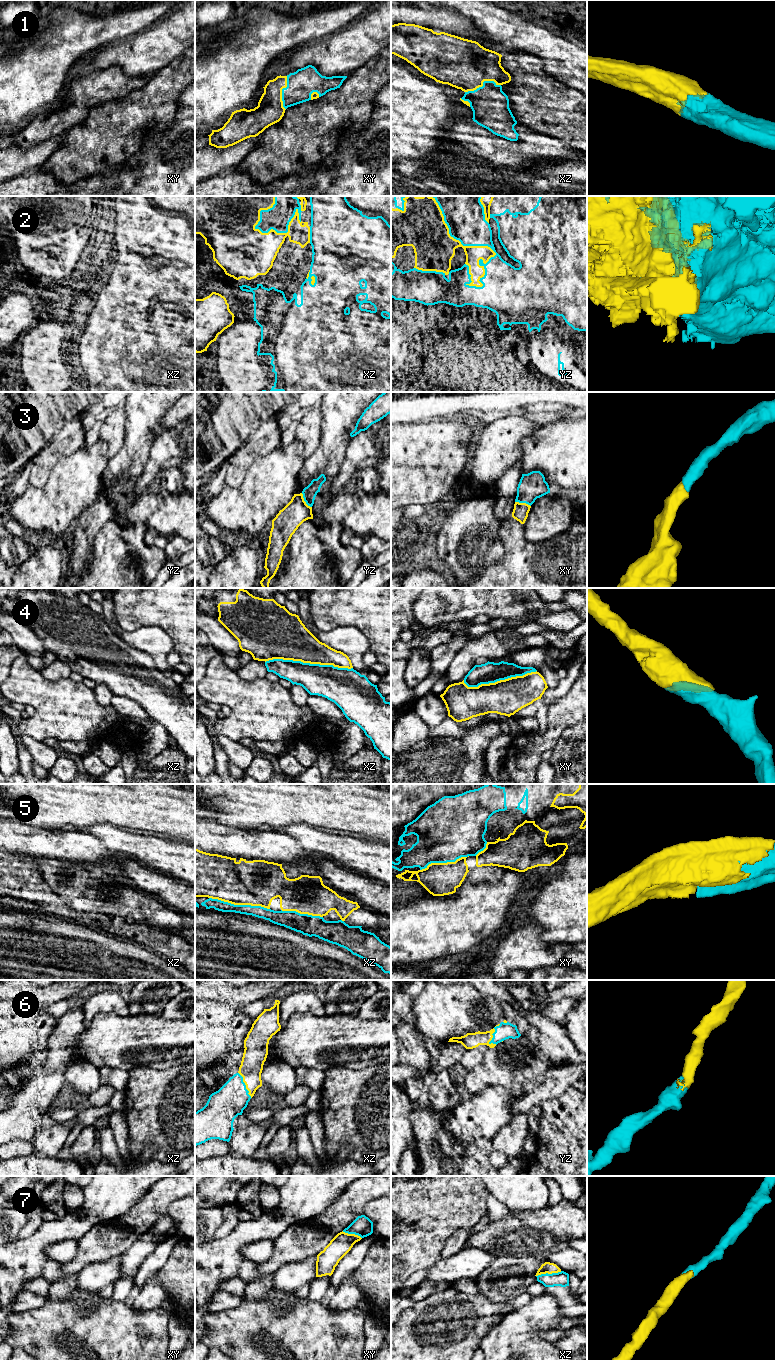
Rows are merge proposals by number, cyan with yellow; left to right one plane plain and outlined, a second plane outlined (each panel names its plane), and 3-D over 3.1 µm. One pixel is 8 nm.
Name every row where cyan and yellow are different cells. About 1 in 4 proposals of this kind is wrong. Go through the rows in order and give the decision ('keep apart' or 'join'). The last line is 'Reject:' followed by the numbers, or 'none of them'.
1: join
2: keep apart
3: join
4: join
5: join
6: join
7: join
Reject: 2

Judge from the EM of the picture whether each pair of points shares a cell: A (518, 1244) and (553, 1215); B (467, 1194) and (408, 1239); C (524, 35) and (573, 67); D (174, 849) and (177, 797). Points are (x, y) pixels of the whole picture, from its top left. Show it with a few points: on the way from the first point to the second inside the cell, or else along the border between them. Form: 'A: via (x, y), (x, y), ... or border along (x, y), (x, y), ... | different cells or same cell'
A: via (527, 1237), (531, 1233), (535, 1233), (544, 1224) | same cell
B: via (452, 1196), (423, 1225) | same cell
C: via (536, 40), (555, 51), (561, 57) | same cell
D: border along (175, 838), (184, 842) | different cells

